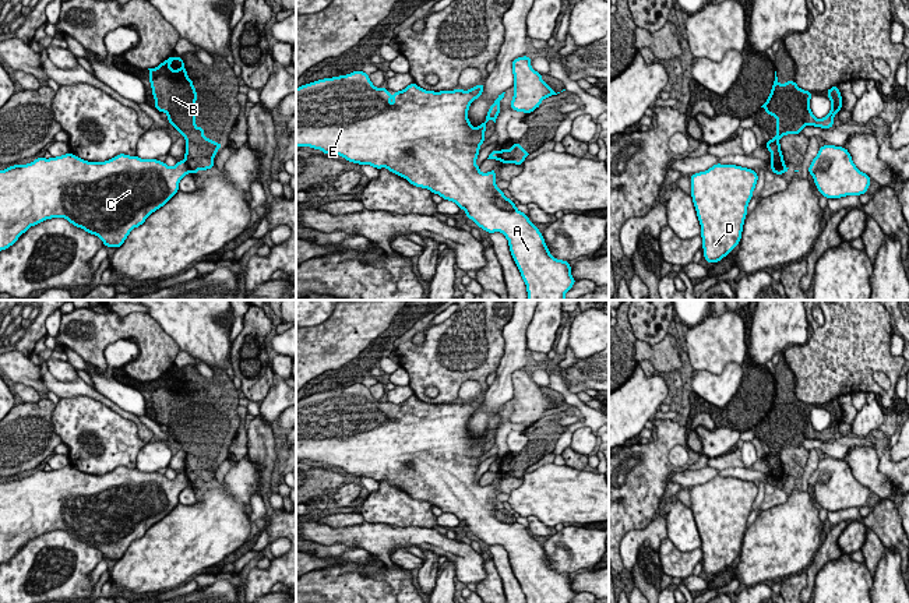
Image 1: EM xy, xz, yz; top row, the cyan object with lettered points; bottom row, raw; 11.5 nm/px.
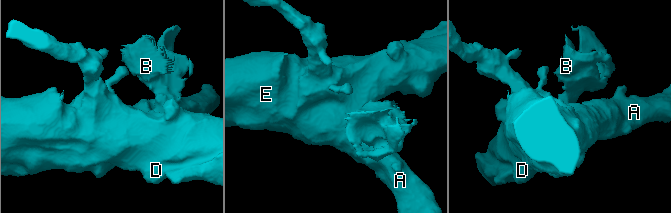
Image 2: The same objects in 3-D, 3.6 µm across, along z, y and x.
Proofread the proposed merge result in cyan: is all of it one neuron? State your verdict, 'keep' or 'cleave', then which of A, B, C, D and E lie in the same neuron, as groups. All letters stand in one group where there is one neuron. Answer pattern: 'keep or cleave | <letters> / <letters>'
cleave | A C D E / B

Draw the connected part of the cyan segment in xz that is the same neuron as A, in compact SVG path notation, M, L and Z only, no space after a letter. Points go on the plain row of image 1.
M362 382L313 394L296 401L296 459L335 466L378 483L387 480L412 498L454 514L480 542L505 549L526 603L570 603L577 595L570 575L550 568L539 542L496 498L496 482L482 486L480 479L475 477L479 459L485 455L486 437L490 431L496 436L505 406L498 408L489 420L486 433L473 440L468 423L483 403L483 396L479 396L468 403L457 401L434 405L412 395L391 408L385 399L374 399Z

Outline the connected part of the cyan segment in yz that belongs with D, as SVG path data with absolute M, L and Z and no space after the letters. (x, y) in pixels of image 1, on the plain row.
M716 476L690 489L701 537L704 571L719 575L741 553L747 519L758 494L754 482Z

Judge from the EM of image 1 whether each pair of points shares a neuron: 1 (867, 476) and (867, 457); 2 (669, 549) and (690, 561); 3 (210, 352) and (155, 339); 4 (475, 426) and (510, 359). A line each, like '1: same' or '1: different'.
1: same
2: same
3: different
4: same

